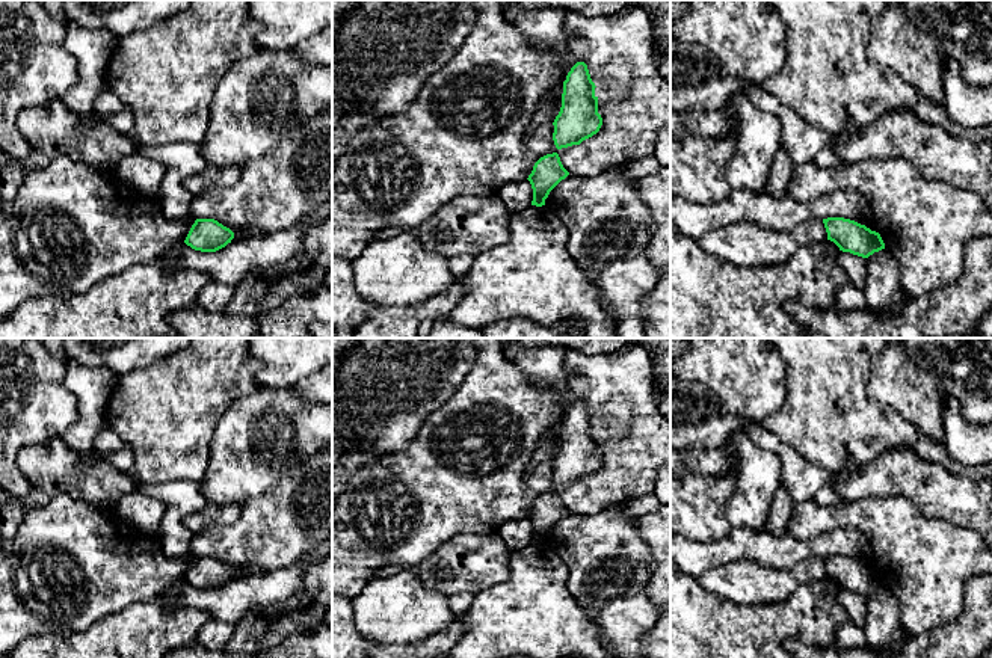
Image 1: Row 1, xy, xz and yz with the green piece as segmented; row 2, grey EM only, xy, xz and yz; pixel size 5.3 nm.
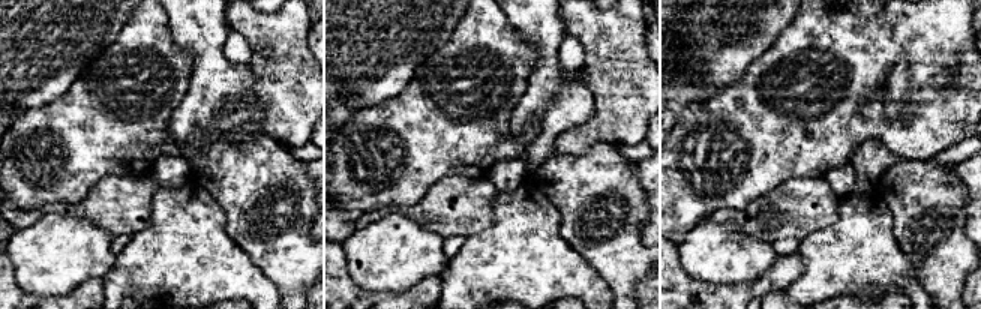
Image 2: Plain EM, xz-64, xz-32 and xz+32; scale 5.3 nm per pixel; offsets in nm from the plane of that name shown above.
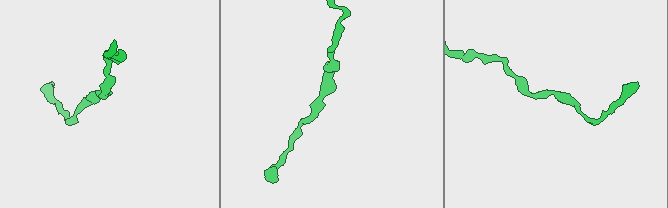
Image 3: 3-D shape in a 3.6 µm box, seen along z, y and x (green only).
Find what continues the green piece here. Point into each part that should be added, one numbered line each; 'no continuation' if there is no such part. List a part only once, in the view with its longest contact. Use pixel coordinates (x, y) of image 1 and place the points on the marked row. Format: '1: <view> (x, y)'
no continuation

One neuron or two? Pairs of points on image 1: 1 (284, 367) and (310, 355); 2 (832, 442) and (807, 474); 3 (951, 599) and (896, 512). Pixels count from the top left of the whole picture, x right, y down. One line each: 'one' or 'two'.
1: one
2: two
3: one

